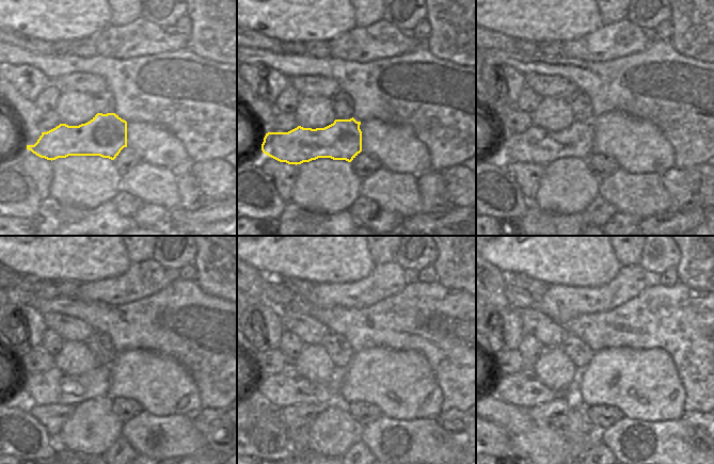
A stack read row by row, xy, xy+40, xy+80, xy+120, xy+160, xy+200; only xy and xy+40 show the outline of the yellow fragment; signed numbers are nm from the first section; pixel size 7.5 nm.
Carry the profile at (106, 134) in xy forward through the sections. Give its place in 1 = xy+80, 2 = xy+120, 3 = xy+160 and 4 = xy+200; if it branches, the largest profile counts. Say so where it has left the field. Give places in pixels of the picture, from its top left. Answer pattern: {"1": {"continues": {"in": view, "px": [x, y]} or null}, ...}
{"1": {"continues": {"in": "xy+80", "px": [535, 145]}}, "2": {"continues": {"in": "xy+120", "px": [53, 386]}}, "3": {"continues": {"in": "xy+160", "px": [287, 388]}}, "4": {"continues": {"in": "xy+200", "px": [524, 389]}}}

